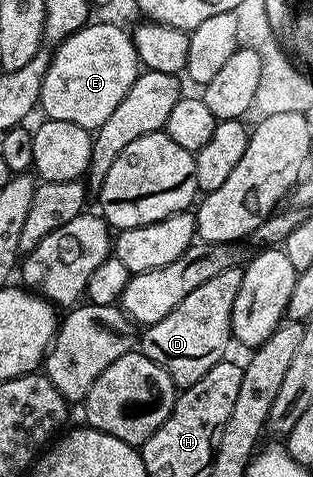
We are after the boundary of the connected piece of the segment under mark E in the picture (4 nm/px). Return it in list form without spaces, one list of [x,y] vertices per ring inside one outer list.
[[[89,23],[74,35],[67,37],[61,45],[55,46],[48,63],[48,70],[42,79],[39,108],[42,113],[44,109],[43,116],[49,121],[78,123],[78,127],[83,129],[98,130],[102,127],[102,123],[106,123],[106,119],[110,119],[118,103],[122,103],[126,91],[130,91],[134,79],[141,71],[142,66],[127,28],[124,30],[116,25]]]

